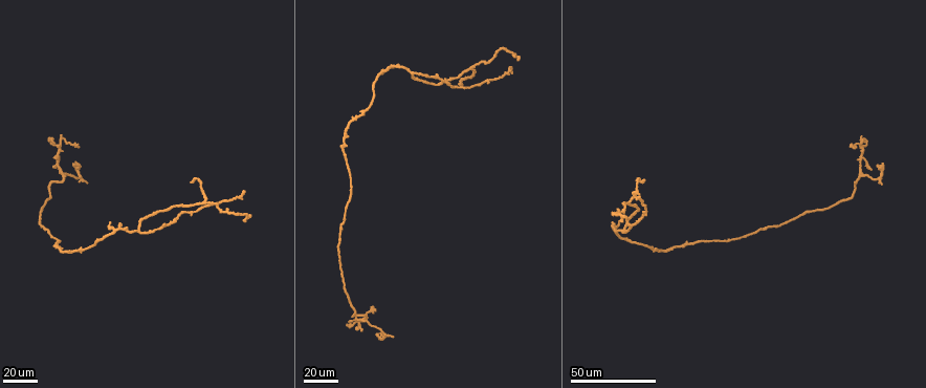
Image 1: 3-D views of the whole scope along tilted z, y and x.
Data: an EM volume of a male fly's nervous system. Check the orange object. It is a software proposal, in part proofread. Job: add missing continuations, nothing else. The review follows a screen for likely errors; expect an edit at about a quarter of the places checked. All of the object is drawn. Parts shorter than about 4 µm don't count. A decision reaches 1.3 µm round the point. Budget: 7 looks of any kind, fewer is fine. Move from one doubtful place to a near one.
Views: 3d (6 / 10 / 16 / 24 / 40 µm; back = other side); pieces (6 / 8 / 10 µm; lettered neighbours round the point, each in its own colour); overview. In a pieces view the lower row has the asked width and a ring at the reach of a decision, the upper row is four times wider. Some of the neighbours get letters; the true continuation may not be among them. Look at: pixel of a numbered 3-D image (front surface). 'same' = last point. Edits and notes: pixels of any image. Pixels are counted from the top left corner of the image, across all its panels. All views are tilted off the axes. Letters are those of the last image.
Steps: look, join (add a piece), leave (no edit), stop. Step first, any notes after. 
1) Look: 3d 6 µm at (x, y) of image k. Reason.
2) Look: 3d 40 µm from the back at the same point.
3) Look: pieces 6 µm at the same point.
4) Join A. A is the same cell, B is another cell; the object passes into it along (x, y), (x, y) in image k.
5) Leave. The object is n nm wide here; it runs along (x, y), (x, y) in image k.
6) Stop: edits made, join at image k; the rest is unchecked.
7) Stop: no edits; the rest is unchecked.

Look: 3d 24 µm at (55, 141) of image 1. Branch stops here.

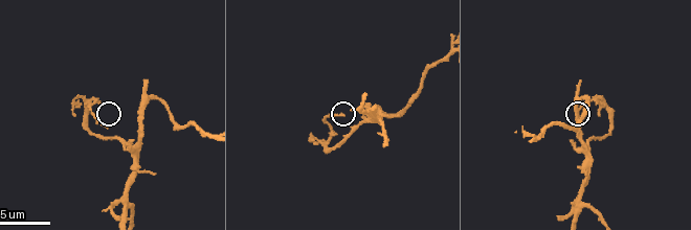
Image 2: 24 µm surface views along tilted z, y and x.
Look: pieces 8 µm at (105, 128) of image 2.

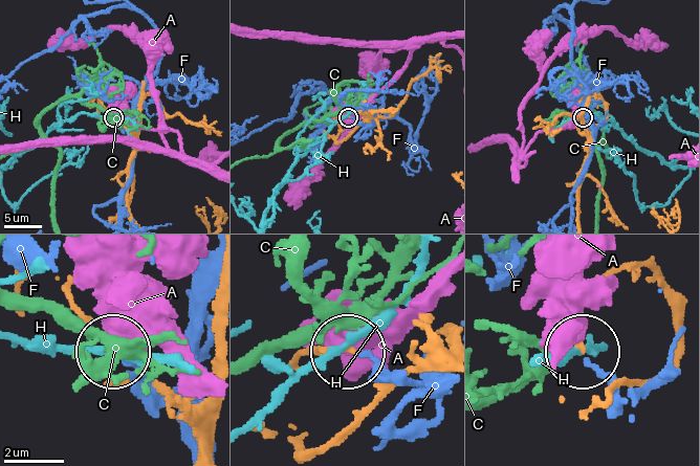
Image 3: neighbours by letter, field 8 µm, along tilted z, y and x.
Leave. The object is 160 nm wide here; A, C, F and H are other cells; no lettered piece goes on from it.

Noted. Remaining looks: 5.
Look: 3d 10 µm at (580, 82) of image 2. Free end.

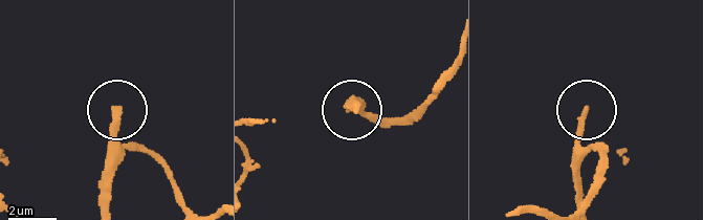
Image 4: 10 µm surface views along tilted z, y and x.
Look: pieces 6 µm at (119, 111) of image 4.

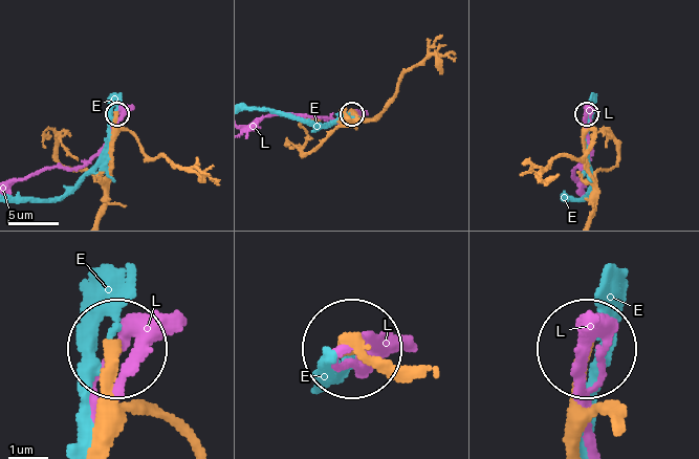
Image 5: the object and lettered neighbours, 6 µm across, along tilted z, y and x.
Leave. E and L are other cells; it runs along (100, 214), (115, 114) in image 5; none of them fits.

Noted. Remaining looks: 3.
Look: 3d 40 µm at (628, 225) of image 1. Free end.

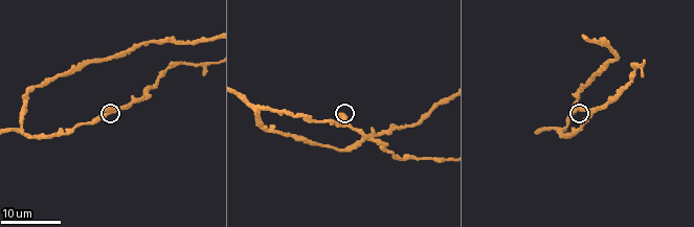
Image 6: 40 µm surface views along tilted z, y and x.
Look: pieces 8 µm at (345, 114) of image 6.

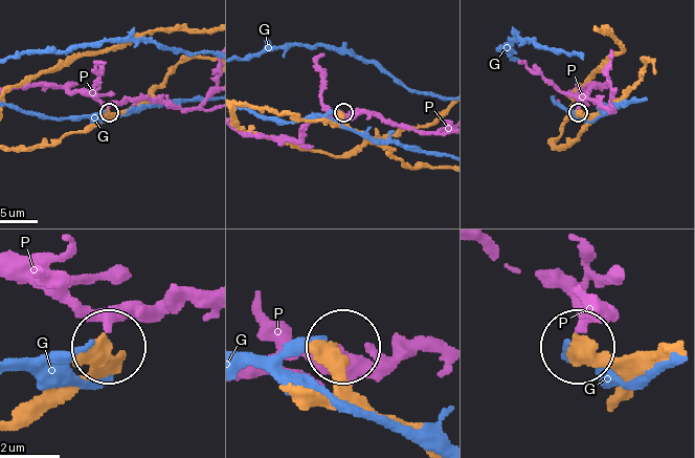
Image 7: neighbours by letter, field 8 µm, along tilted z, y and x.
Leave. G and P are other cells; it runs along (10, 428), (34, 422), (68, 397), (102, 348) in image 7; none of them fits.

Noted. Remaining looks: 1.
Stop: no edits; the rest is unchecked.

